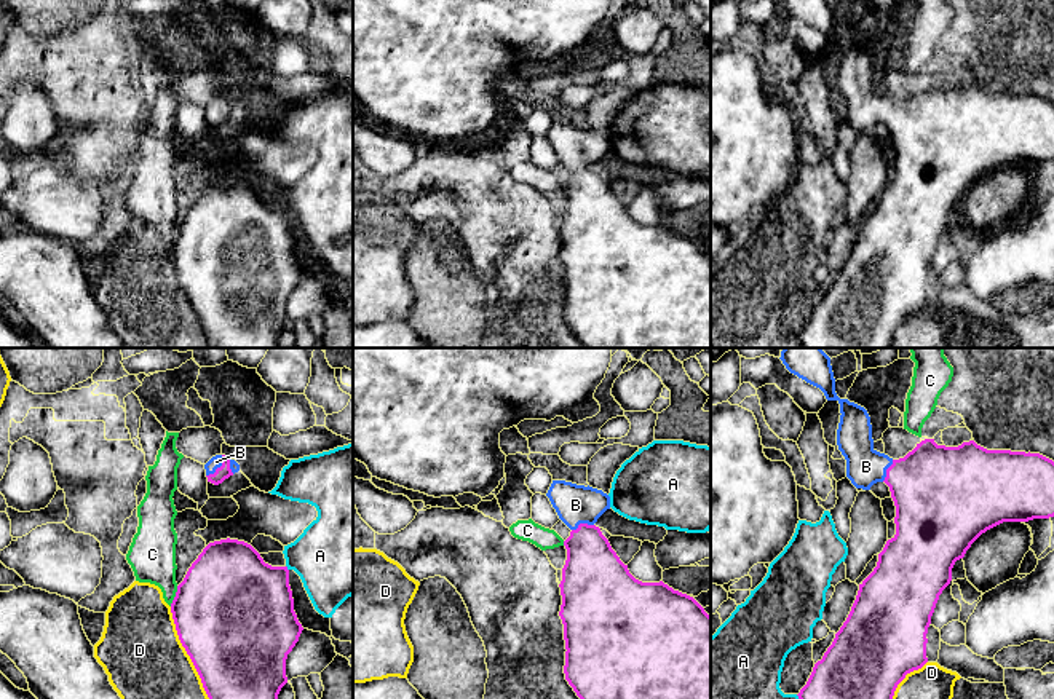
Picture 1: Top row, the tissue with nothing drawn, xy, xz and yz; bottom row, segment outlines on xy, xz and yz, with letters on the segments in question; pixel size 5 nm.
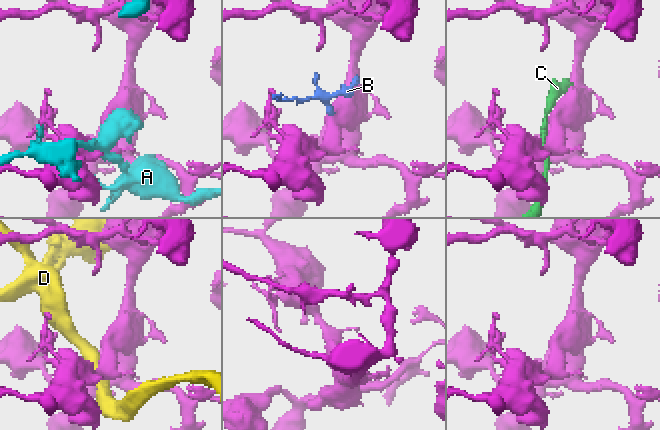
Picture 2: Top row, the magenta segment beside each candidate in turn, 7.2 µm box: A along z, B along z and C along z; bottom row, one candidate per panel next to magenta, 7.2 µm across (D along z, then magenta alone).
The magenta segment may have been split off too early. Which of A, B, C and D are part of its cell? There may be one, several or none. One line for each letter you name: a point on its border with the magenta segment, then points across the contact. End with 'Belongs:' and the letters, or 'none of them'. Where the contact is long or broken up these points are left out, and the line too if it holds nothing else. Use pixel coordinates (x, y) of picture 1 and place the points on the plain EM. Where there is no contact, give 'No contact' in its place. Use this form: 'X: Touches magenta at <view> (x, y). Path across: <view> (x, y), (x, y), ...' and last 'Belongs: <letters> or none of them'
B: Touches magenta at xy (217, 110). Path across: xy (222, 115), (217, 110), (216, 104)
Belongs: B

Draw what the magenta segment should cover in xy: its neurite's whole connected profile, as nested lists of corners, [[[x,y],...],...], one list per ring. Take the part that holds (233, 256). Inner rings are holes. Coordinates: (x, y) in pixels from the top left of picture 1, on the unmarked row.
[[[209,185],[177,228],[171,255],[212,348],[279,348],[286,302],[303,273],[294,254],[287,209],[271,209],[248,185]]]

